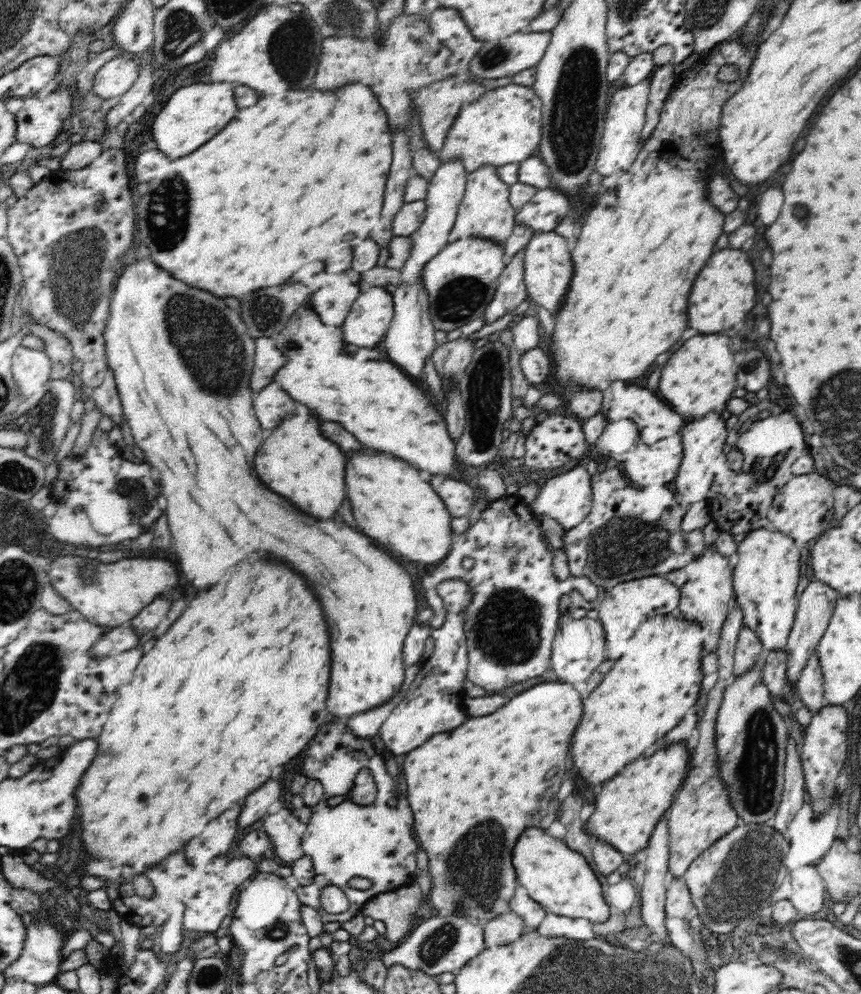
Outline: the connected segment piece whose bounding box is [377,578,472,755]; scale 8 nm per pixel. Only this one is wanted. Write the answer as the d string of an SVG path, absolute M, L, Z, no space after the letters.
M452 578L444 580L437 591L444 603L445 616L442 626L430 628L430 636L434 639L432 655L420 665L416 680L412 682L400 704L390 712L377 734L382 745L394 755L406 754L422 746L434 734L450 732L450 728L466 722L466 714L462 710L462 698L466 695L462 691L462 680L467 676L468 668L465 622L469 615L471 586L461 578Z

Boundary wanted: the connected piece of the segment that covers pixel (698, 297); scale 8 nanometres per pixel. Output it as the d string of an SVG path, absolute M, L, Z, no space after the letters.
M720 250L710 256L688 296L688 326L700 334L718 334L732 328L736 322L742 322L752 310L756 298L754 290L754 268L748 260L748 254L742 250Z

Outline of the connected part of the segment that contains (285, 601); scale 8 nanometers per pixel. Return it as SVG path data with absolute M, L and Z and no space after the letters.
M258 556L230 568L230 572L226 572L214 588L194 598L188 604L188 608L182 612L182 616L172 624L172 628L156 640L152 649L141 657L138 666L134 668L132 680L122 688L119 694L120 700L124 702L116 702L112 706L112 714L110 714L112 720L106 722L106 728L116 732L100 732L94 738L97 744L96 756L90 766L82 772L82 780L74 794L76 815L82 830L80 834L82 846L86 852L92 852L92 856L88 858L98 858L98 860L106 858L112 862L120 862L122 868L134 868L134 864L142 864L142 868L150 868L150 864L158 864L158 860L162 860L164 856L170 856L172 852L180 850L186 840L186 820L190 820L190 826L198 826L200 822L208 824L210 820L216 820L222 812L226 812L228 808L238 804L242 798L258 790L272 776L274 768L284 766L308 746L308 742L316 736L319 728L328 720L329 711L326 710L326 702L329 682L330 638L324 624L322 608L314 598L314 594L304 584L304 580L284 564L268 562Z

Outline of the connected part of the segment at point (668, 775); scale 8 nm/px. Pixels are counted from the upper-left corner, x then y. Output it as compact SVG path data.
M679 742L658 749L649 758L637 758L627 764L600 788L594 799L594 812L578 833L584 832L606 842L624 856L646 848L654 826L672 802L672 793L682 785L682 772L689 767L691 760L690 747Z

